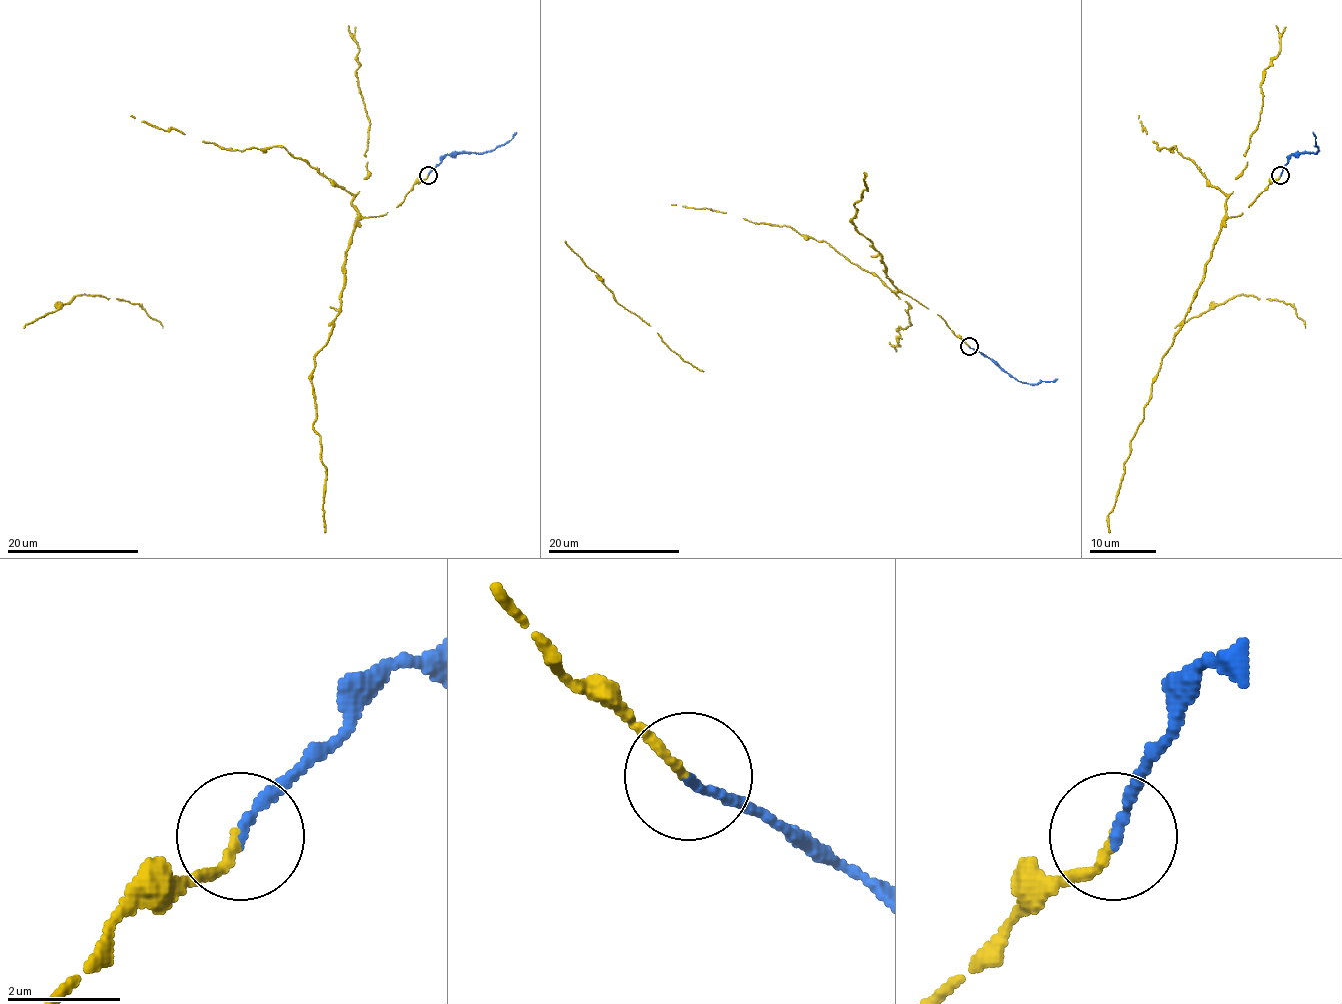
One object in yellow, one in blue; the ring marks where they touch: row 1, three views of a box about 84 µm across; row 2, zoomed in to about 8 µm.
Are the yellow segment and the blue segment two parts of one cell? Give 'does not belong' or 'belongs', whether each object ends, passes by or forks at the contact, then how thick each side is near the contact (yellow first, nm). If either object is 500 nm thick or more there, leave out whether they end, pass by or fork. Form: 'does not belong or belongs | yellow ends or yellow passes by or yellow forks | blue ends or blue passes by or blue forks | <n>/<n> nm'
belongs | yellow ends | blue ends | 130/170 nm

